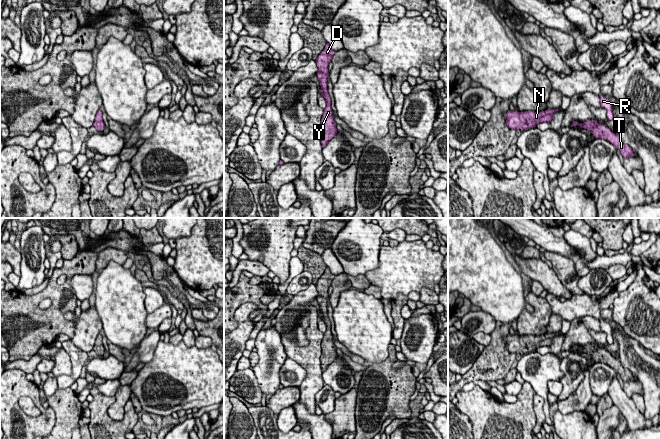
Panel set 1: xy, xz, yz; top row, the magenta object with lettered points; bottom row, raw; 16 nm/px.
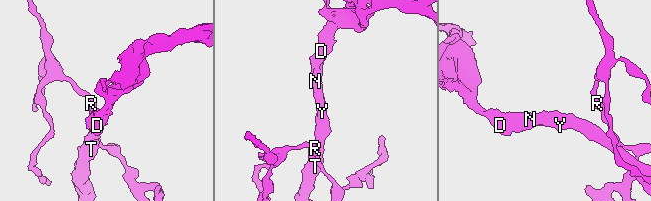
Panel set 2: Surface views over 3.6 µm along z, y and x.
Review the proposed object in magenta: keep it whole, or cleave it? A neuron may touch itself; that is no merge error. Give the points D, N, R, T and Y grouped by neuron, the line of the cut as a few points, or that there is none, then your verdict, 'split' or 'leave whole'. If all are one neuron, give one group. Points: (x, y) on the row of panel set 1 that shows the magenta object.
D N R T Y | no cut | leave whole

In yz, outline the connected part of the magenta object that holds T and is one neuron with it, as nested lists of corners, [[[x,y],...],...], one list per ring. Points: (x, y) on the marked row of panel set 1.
[[[587,120],[584,123],[579,124],[577,121],[573,121],[571,127],[580,126],[589,130],[595,138],[604,139],[612,143],[617,147],[624,158],[635,156],[630,146],[625,145],[620,136],[615,134],[611,129],[604,124],[598,123],[596,120]]]

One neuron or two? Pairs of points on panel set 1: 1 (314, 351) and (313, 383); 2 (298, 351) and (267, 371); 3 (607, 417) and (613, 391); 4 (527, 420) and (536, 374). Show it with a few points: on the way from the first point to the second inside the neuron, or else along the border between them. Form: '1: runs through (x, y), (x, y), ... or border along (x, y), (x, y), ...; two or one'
1: runs through (313, 359), (313, 375); one
2: border along (279, 334), (287, 356); two
3: border along (613, 404), (620, 411); two
4: border along (525, 381), (535, 392); two

